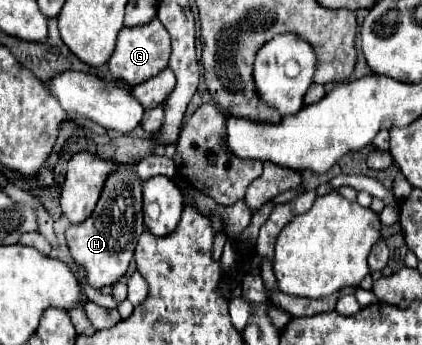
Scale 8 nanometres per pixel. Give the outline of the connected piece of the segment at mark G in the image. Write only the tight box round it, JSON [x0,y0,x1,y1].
[109,17,171,85]

